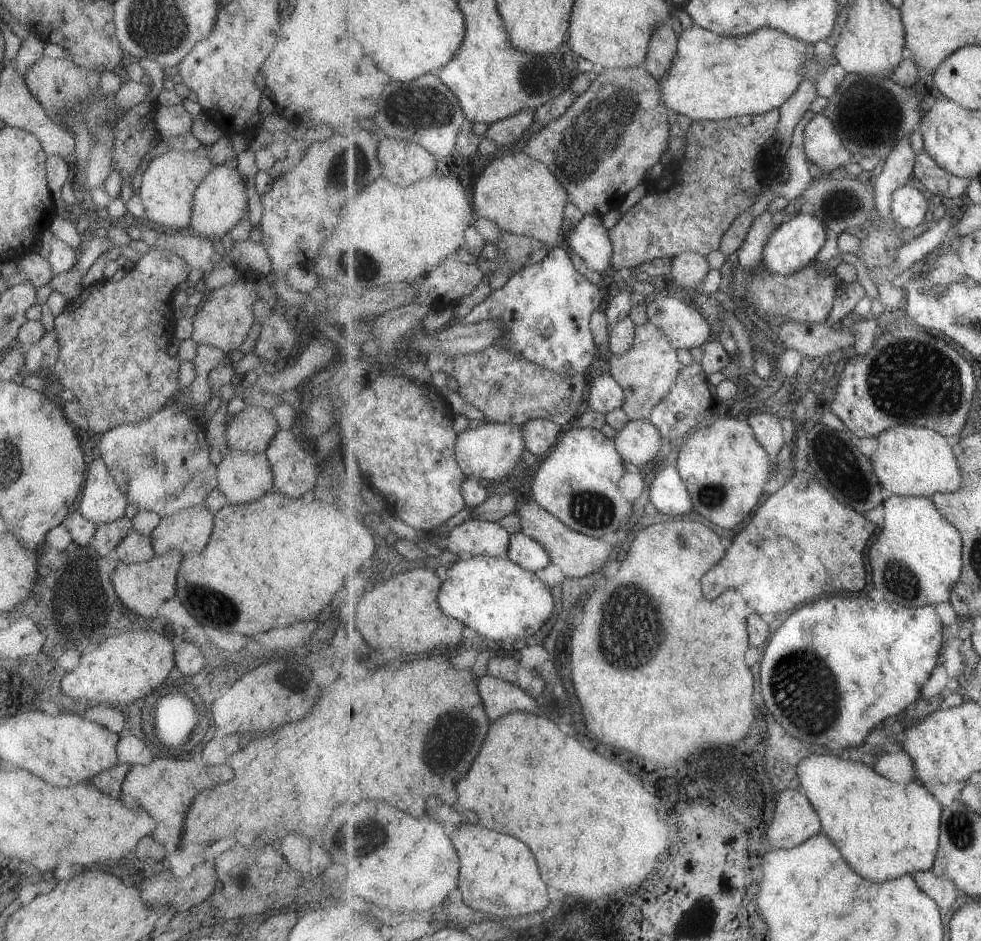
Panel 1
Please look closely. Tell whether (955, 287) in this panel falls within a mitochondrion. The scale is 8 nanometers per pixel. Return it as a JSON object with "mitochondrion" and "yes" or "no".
{"mitochondrion":"no"}

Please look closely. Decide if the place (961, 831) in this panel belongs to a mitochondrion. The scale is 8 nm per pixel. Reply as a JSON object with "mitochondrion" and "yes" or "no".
{"mitochondrion":"yes"}

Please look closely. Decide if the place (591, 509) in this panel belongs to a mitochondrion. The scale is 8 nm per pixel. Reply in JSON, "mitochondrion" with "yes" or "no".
{"mitochondrion":"yes"}

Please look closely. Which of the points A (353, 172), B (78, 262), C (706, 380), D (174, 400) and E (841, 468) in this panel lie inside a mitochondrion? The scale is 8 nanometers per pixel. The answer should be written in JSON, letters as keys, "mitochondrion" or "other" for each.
{"A":"mitochondrion","B":"other","C":"other","D":"other","E":"mitochondrion"}

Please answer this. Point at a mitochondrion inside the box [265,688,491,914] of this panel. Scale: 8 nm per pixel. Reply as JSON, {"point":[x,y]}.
{"point":[461,721]}

